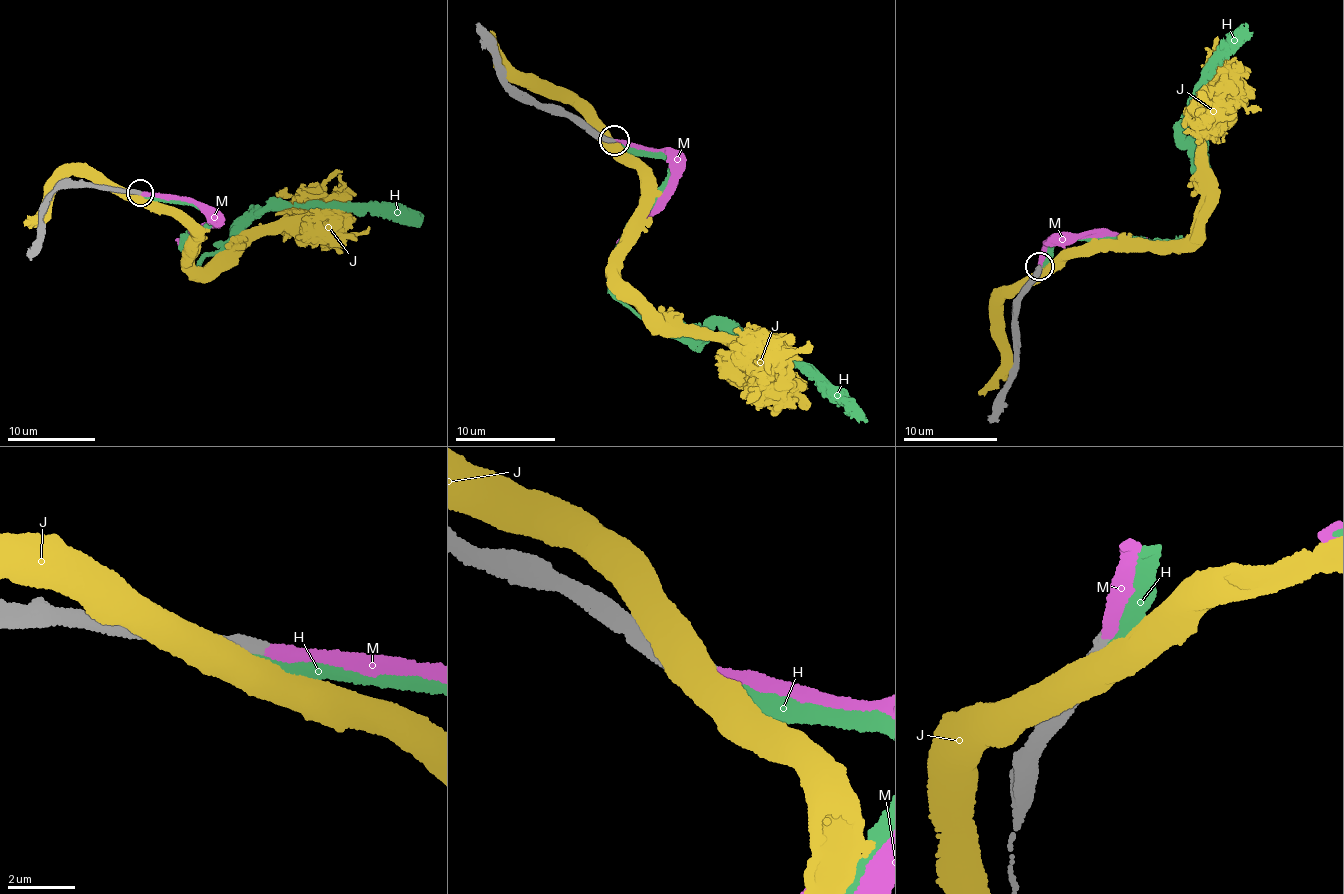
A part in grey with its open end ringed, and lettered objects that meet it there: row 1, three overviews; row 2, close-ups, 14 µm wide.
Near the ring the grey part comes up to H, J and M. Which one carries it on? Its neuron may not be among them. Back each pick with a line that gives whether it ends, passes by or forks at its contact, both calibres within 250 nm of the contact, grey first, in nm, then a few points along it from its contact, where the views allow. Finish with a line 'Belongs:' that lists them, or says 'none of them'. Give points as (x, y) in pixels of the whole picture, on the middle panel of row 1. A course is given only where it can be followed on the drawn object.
M: it ends; calibres 400 and 360 nm; course (612, 142), (656, 149), (669, 155), (670, 162), (670, 177), (626, 240), (615, 249)
Belongs: M

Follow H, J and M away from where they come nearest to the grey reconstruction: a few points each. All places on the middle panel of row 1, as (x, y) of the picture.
H: (610, 142), (669, 161), (669, 178), (629, 230), (614, 289), (639, 315), (744, 330), (867, 422)
J: (602, 136), (640, 175), (638, 237), (621, 262), (622, 285), (673, 327), (714, 332), (746, 368), (807, 404)
M: (612, 142), (656, 149), (669, 155), (670, 162), (670, 177), (626, 240), (615, 249)

